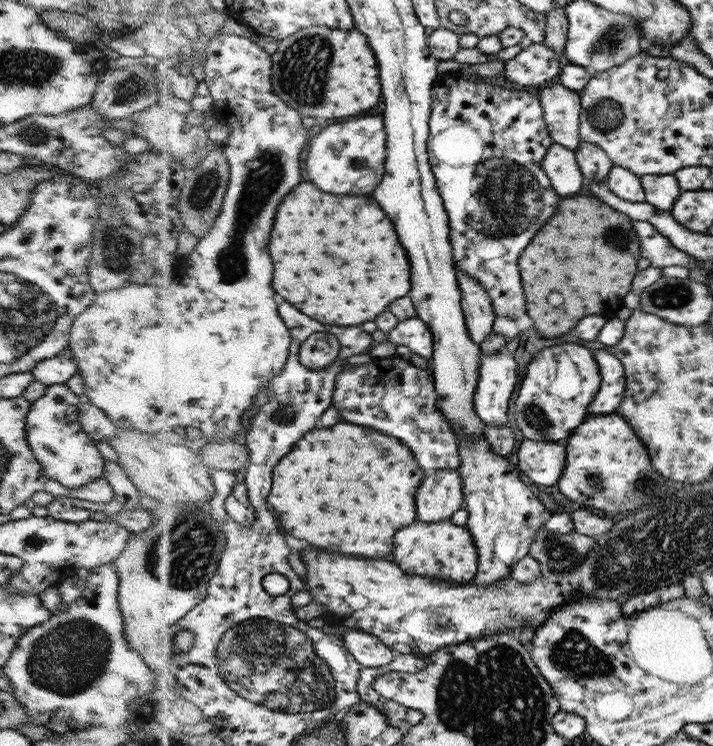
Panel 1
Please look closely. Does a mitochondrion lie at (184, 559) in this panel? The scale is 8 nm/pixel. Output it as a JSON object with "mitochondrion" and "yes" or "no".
{"mitochondrion":"yes"}

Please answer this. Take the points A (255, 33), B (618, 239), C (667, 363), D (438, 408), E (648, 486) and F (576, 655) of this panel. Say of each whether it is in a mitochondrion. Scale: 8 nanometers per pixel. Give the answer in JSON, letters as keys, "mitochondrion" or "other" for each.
{"A":"other","B":"mitochondrion","C":"other","D":"other","E":"mitochondrion","F":"mitochondrion"}

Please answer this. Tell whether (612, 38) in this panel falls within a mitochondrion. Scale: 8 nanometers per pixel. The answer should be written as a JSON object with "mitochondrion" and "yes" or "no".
{"mitochondrion":"yes"}

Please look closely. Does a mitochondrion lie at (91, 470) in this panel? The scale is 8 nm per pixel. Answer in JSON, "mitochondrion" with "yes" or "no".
{"mitochondrion":"no"}

